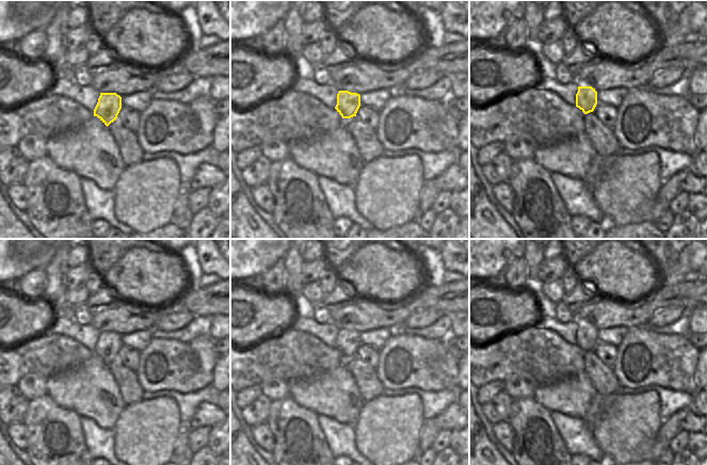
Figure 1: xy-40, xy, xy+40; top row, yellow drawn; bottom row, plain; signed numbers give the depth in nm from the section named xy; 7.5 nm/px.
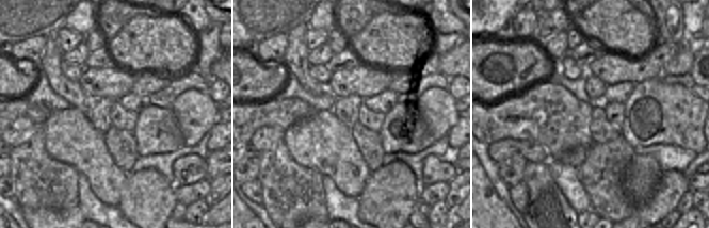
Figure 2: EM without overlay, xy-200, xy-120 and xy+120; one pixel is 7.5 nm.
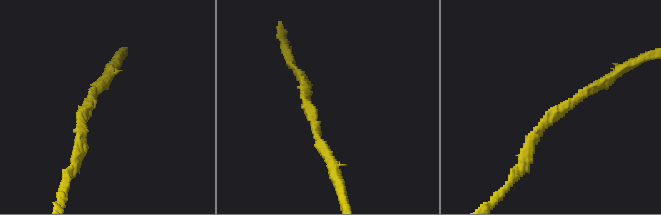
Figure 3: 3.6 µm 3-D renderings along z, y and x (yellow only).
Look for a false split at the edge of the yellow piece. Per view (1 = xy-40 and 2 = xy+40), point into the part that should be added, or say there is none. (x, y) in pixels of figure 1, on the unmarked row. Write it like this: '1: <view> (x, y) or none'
1: none
2: none

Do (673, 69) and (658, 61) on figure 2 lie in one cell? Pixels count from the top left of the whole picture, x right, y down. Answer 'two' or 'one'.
two

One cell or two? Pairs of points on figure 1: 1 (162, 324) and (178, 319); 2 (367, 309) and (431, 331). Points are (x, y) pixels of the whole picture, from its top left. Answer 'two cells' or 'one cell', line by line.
1: one cell
2: two cells

